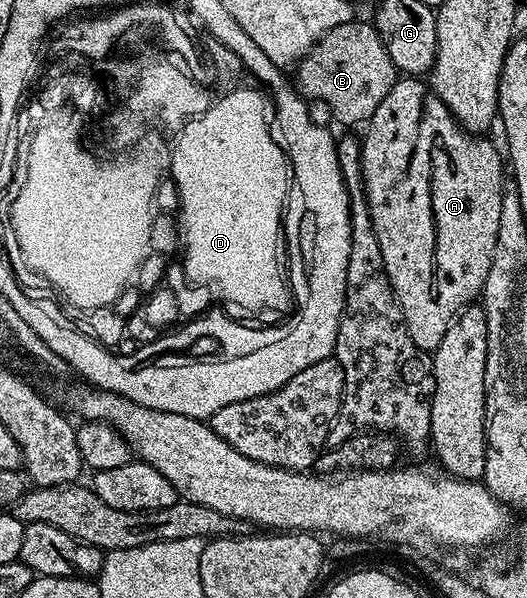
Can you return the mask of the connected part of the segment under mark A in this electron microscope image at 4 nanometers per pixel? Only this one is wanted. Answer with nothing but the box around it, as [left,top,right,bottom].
[361,76,505,355]

